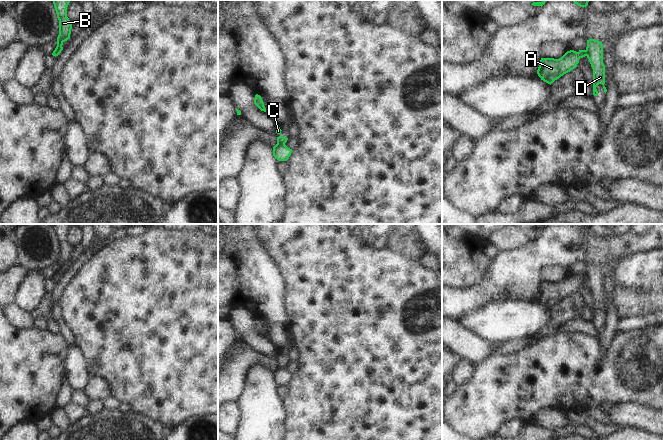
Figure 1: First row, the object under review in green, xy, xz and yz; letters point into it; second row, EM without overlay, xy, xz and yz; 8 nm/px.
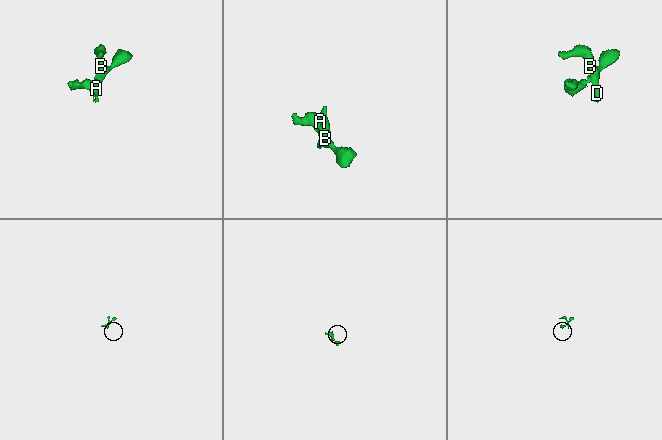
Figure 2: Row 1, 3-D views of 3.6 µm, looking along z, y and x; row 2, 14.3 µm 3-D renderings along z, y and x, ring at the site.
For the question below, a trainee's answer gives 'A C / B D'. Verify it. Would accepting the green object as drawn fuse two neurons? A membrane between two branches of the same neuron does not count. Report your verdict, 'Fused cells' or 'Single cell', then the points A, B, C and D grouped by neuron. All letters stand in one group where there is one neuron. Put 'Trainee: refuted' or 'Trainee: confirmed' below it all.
Fused cells. Groups: A C / B D
Trainee: confirmed

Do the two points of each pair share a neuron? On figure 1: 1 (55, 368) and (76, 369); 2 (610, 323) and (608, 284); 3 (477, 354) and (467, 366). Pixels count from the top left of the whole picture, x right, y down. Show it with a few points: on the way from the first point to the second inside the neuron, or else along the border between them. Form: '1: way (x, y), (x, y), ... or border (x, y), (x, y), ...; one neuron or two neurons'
1: border (69, 347), (65, 360); two neurons
2: way (611, 313), (608, 294); one neuron
3: border (462, 358), (468, 358), (475, 363); two neurons

